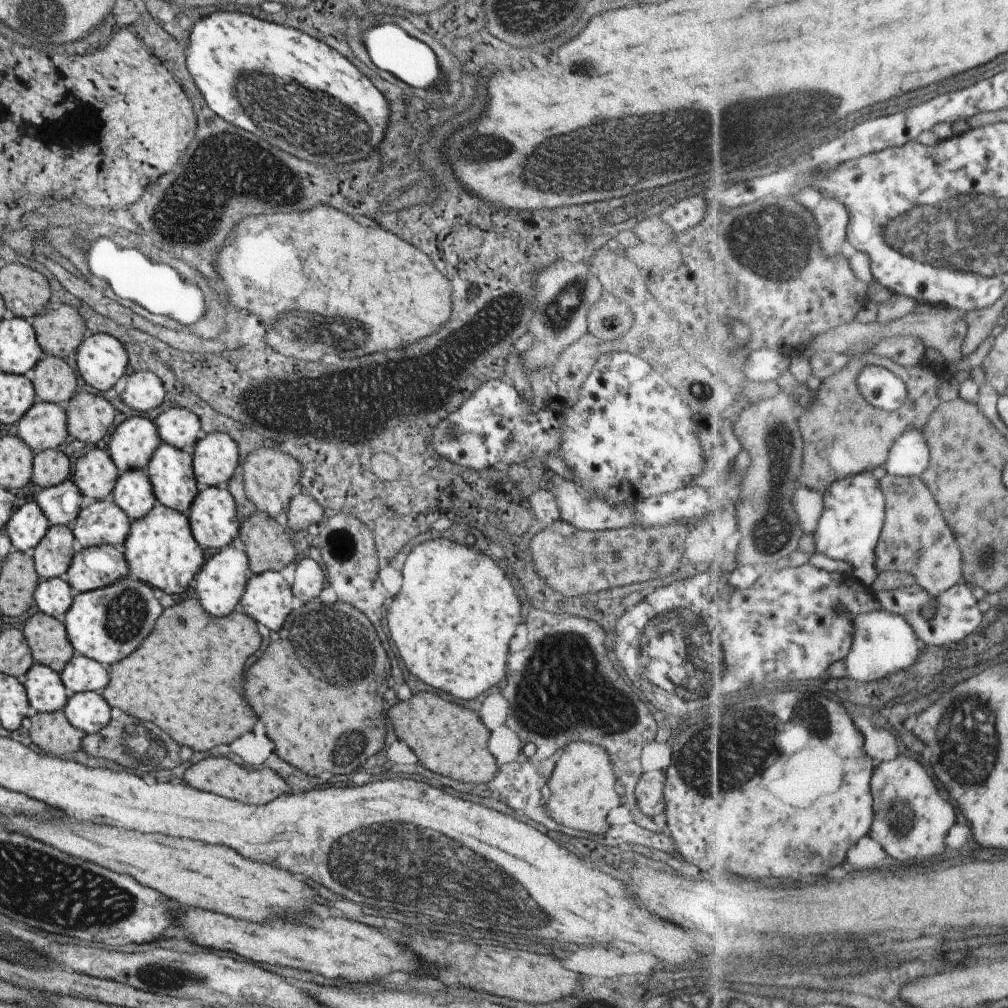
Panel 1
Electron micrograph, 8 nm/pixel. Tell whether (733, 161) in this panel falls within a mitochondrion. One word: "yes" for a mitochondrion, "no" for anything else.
yes

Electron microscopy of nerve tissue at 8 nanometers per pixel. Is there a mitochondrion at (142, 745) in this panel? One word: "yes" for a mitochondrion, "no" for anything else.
yes

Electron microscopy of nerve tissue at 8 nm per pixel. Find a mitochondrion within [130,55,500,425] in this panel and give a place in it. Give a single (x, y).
(263, 177)

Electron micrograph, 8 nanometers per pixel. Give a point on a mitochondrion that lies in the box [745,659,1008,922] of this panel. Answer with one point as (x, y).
(966, 735)

